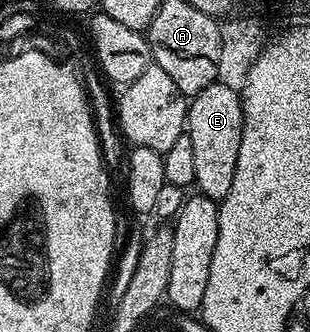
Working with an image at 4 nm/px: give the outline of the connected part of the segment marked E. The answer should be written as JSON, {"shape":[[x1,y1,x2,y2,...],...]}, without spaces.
{"shape":[[224,81,209,84,190,100,187,108,185,134,193,141,193,158,197,177,194,186,198,194,222,201,233,186,233,173,237,173,237,153,241,153,243,132,243,97]]}

